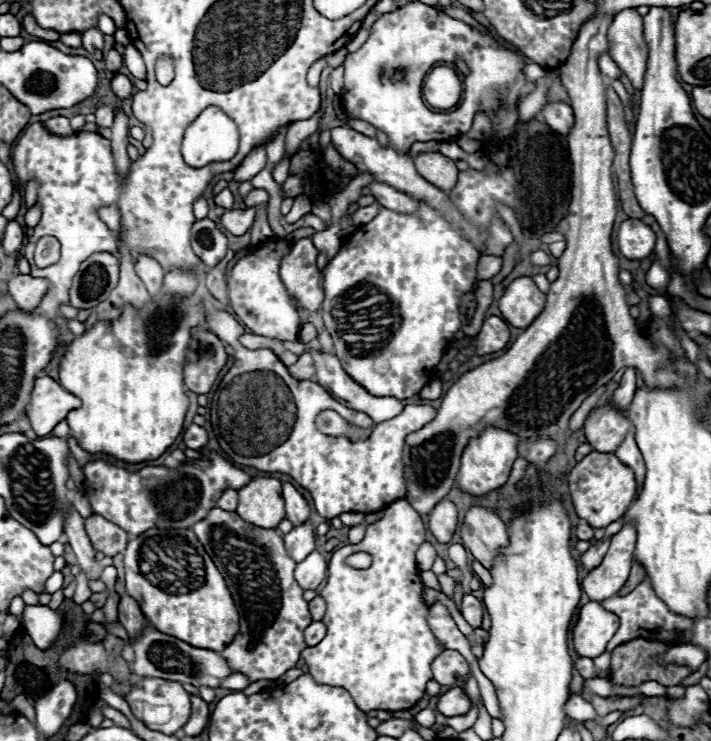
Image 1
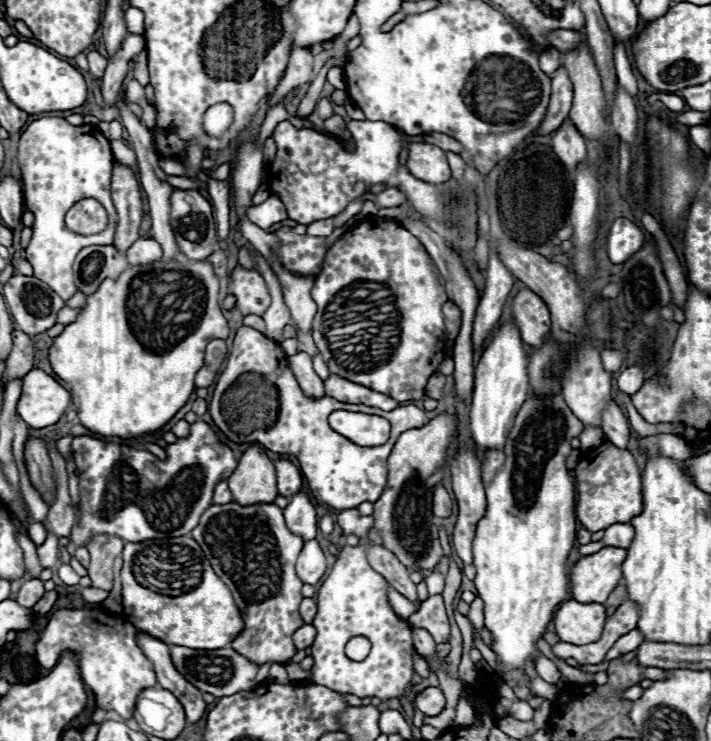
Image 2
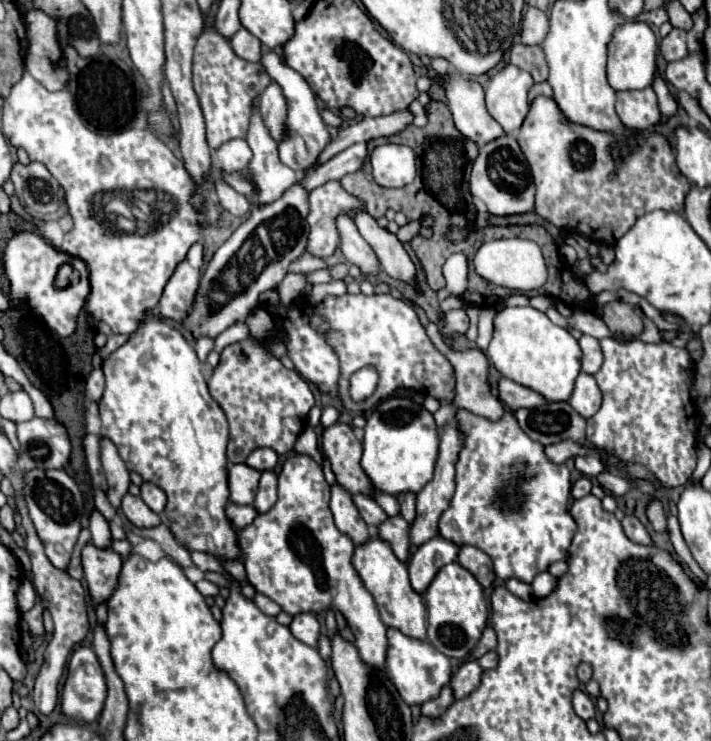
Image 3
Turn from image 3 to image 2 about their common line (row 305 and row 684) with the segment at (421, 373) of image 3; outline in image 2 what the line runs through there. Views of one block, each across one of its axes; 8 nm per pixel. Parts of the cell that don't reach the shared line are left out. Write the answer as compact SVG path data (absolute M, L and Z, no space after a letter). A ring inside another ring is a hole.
M344 546L332 572L322 582L318 590L318 614L314 618L314 628L318 630L314 644L310 646L314 656L312 680L336 692L386 698L402 698L412 682L412 630L406 620L398 618L388 604L388 586L378 572L374 572L366 560L366 548ZM354 636L366 636L372 644L370 654L354 662L344 654L344 646Z

